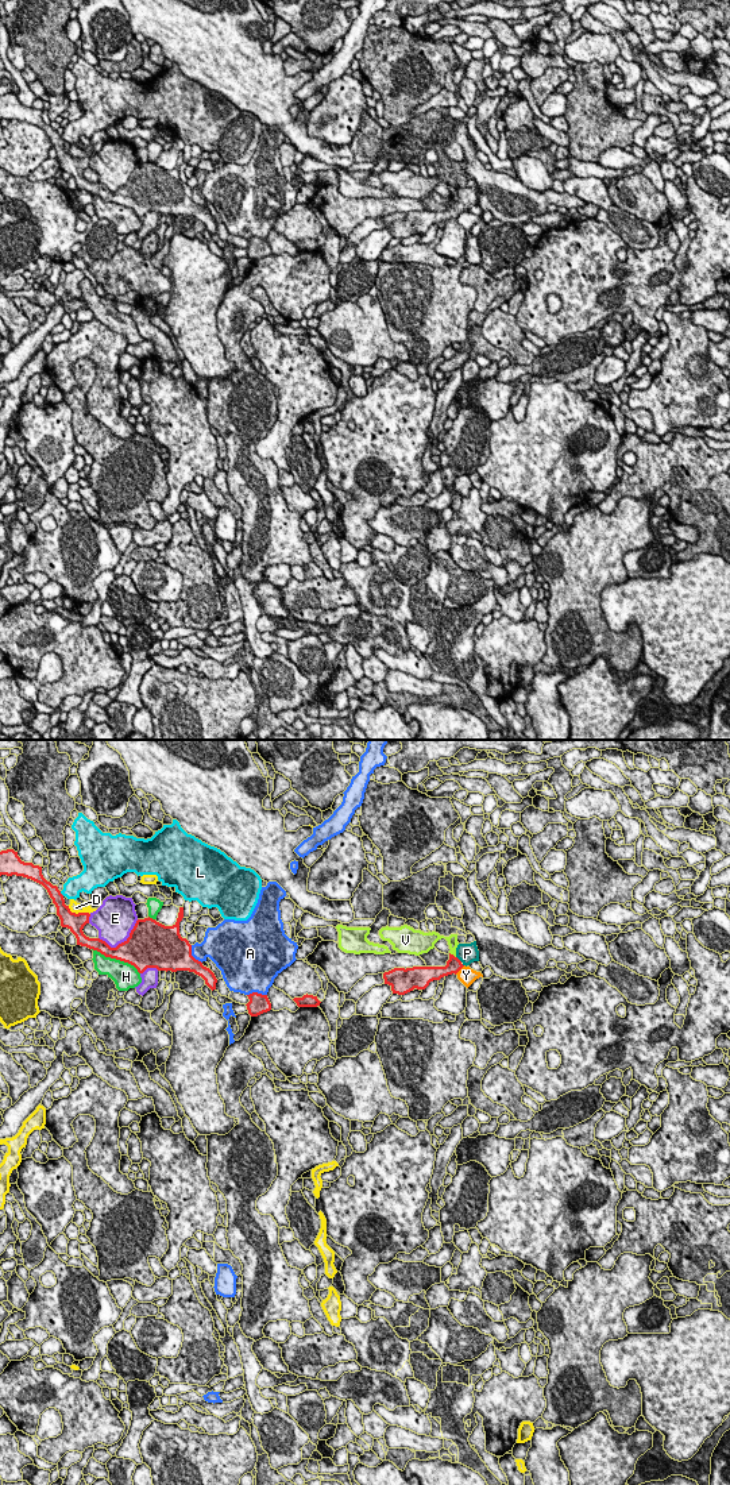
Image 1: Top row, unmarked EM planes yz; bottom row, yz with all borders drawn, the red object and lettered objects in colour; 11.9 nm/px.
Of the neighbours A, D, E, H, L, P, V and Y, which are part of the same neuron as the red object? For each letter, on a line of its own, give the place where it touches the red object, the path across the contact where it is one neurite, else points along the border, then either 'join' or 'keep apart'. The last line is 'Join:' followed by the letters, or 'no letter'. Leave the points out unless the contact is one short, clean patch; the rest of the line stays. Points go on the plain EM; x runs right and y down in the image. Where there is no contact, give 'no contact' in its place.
A: yz (190, 199) | keep apart
D: yz (78, 157) | keep apart
E: yz (122, 186) | keep apart
H: yz (116, 203) | keep apart
L: yz (61, 138) | along yz (60, 135), (64, 139) | keep apart
P: yz (458, 203) | across yz (454, 208), (458, 203), (467, 197) | join
V: yz (452, 199) | along yz (450, 196), (455, 201) | keep apart
Y: yz (459, 213) | along yz (464, 209), (455, 218) | keep apart
Join: P

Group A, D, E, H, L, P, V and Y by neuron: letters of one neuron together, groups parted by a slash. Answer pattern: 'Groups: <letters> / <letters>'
Groups: A / D / E / H / L / P / V / Y

